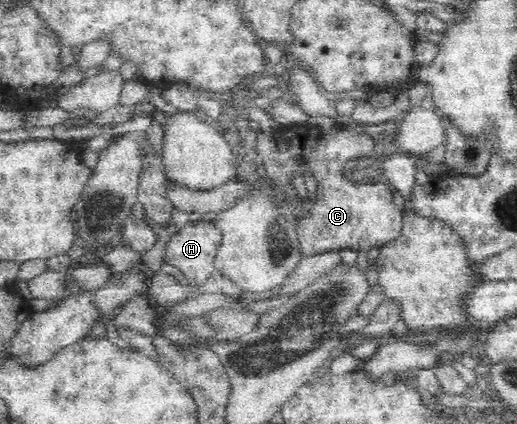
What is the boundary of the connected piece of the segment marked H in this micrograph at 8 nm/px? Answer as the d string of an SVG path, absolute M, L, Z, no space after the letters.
M212 221L188 222L165 245L166 263L180 269L190 285L202 286L212 276L220 233Z

